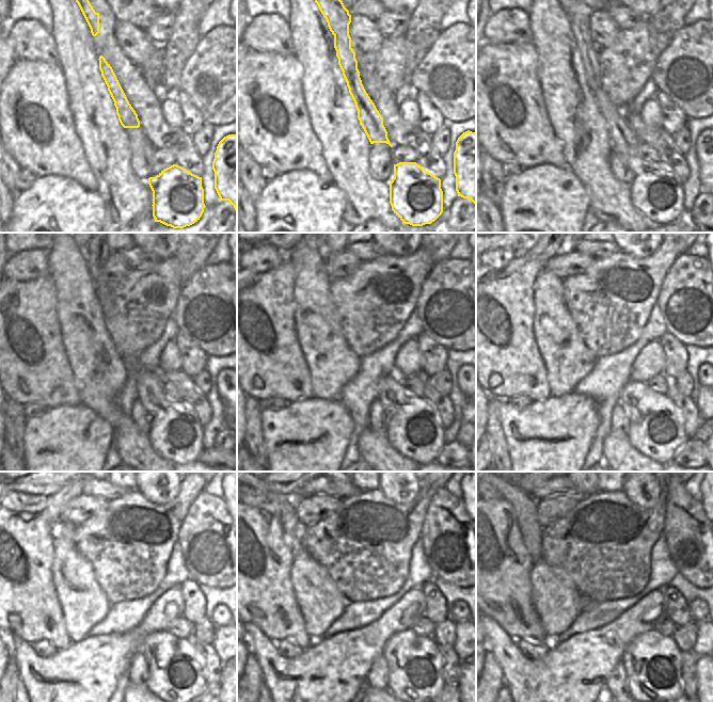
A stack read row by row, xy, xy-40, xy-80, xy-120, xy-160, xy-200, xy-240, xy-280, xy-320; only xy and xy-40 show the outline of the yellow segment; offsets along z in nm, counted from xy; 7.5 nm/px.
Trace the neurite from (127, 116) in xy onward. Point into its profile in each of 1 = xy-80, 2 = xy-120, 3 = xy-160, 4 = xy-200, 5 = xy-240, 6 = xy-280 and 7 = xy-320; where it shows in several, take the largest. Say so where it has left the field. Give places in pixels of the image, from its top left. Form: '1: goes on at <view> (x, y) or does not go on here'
1: goes on at xy-80 (655, 192)
2: goes on at xy-120 (175, 432)
3: goes on at xy-160 (414, 430)
4: goes on at xy-200 (655, 430)
5: goes on at xy-240 (175, 675)
6: goes on at xy-280 (414, 663)
7: goes on at xy-320 (653, 663)

